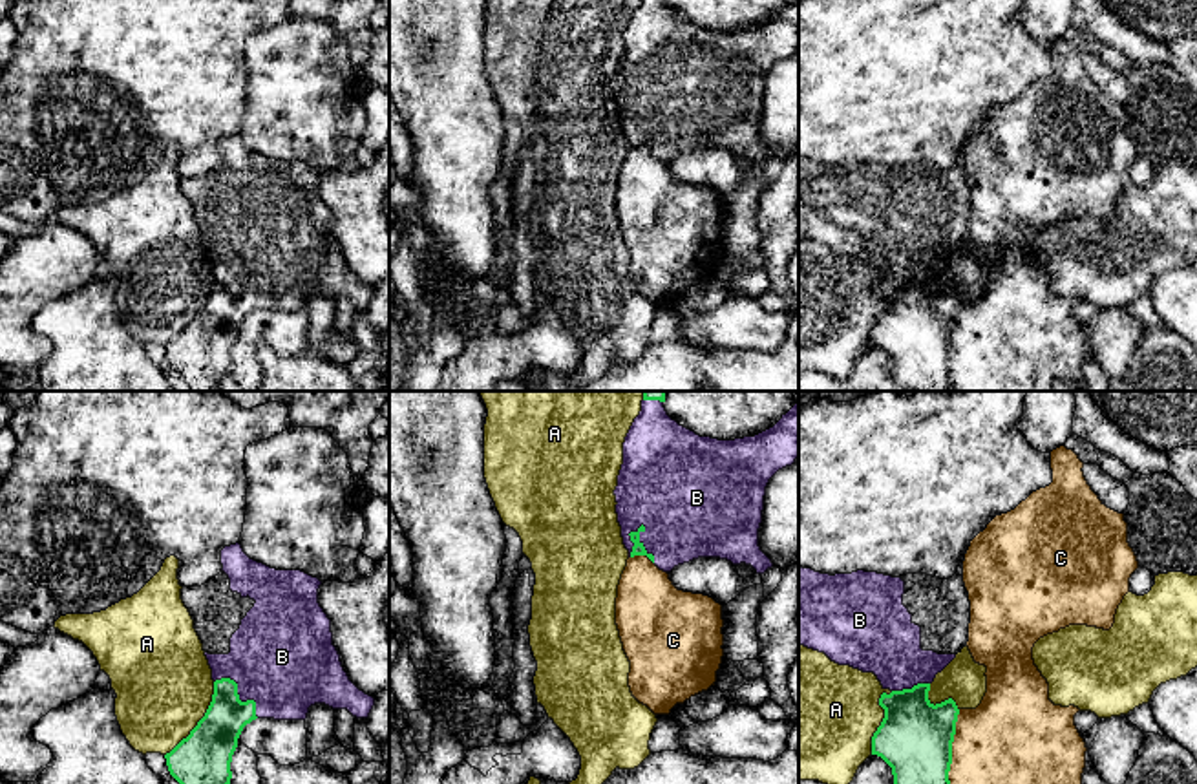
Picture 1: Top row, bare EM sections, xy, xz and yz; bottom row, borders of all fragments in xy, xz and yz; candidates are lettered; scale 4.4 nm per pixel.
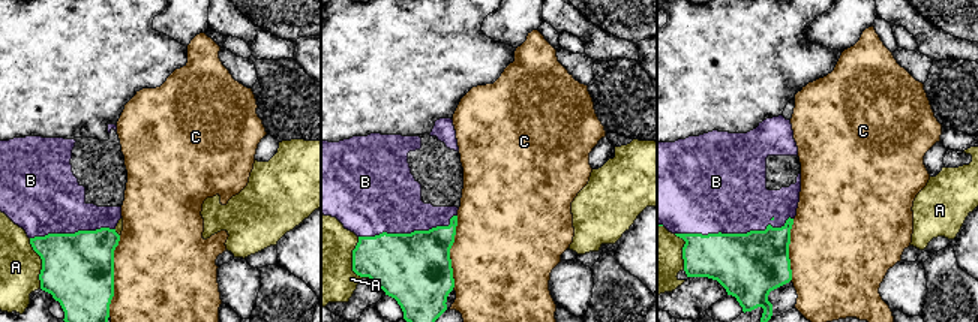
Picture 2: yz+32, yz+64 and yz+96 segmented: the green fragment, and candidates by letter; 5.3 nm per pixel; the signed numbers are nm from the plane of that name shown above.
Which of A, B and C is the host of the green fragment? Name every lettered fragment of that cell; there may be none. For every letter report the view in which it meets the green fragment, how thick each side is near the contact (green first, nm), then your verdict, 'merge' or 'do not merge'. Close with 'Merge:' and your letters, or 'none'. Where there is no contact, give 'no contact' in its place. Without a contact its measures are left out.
A: meets green in xy; 240 nm thick on the green side, 440 nm on the other; do not merge
B: meets green in xz; 60 nm thick on the green side, 400 nm on the other; merge
C: meets green in yz; 320 nm thick on the green side, 380 nm on the other; do not merge
Merge: B

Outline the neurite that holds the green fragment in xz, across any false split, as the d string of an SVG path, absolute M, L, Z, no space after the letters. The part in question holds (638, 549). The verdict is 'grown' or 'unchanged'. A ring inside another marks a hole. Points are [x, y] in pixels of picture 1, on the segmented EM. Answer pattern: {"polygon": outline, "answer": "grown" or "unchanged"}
{"polygon": "M643 391L641 411L623 442L614 495L629 557L647 556L663 572L698 557L720 557L764 574L773 567L758 546L766 486L799 457L799 404L755 437L718 440L673 420L663 408L665 393Z", "answer": "grown"}

